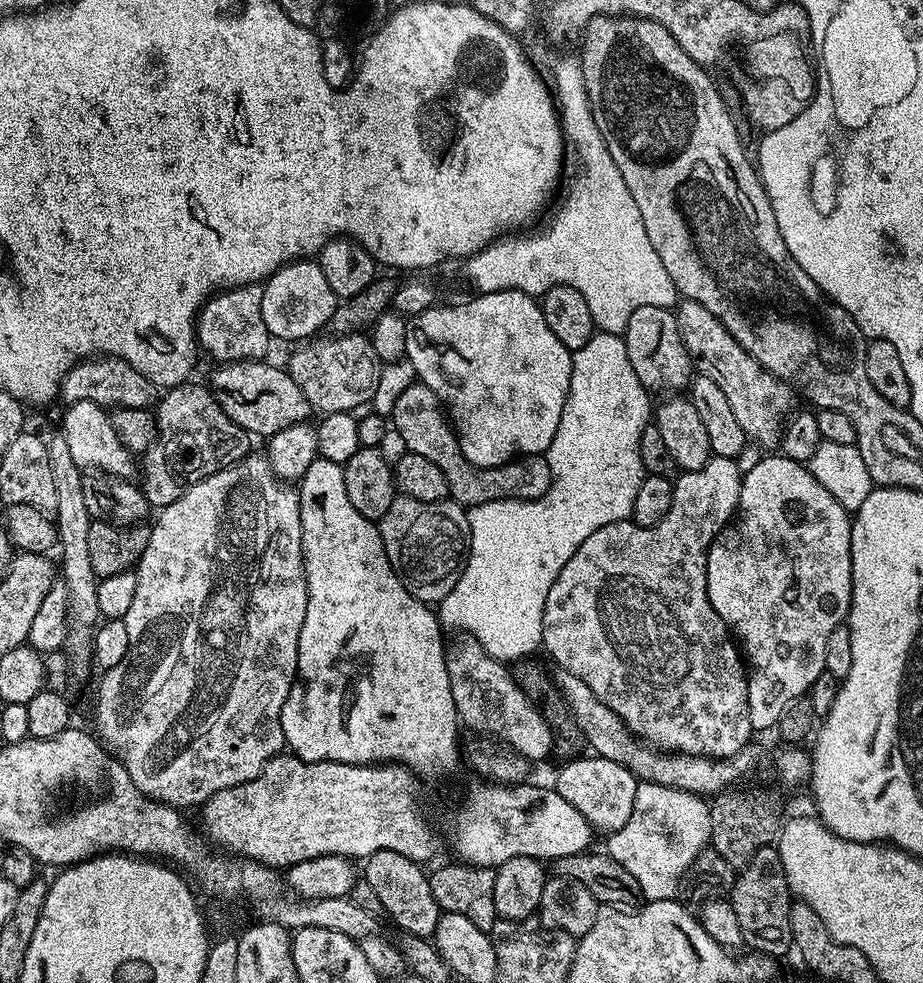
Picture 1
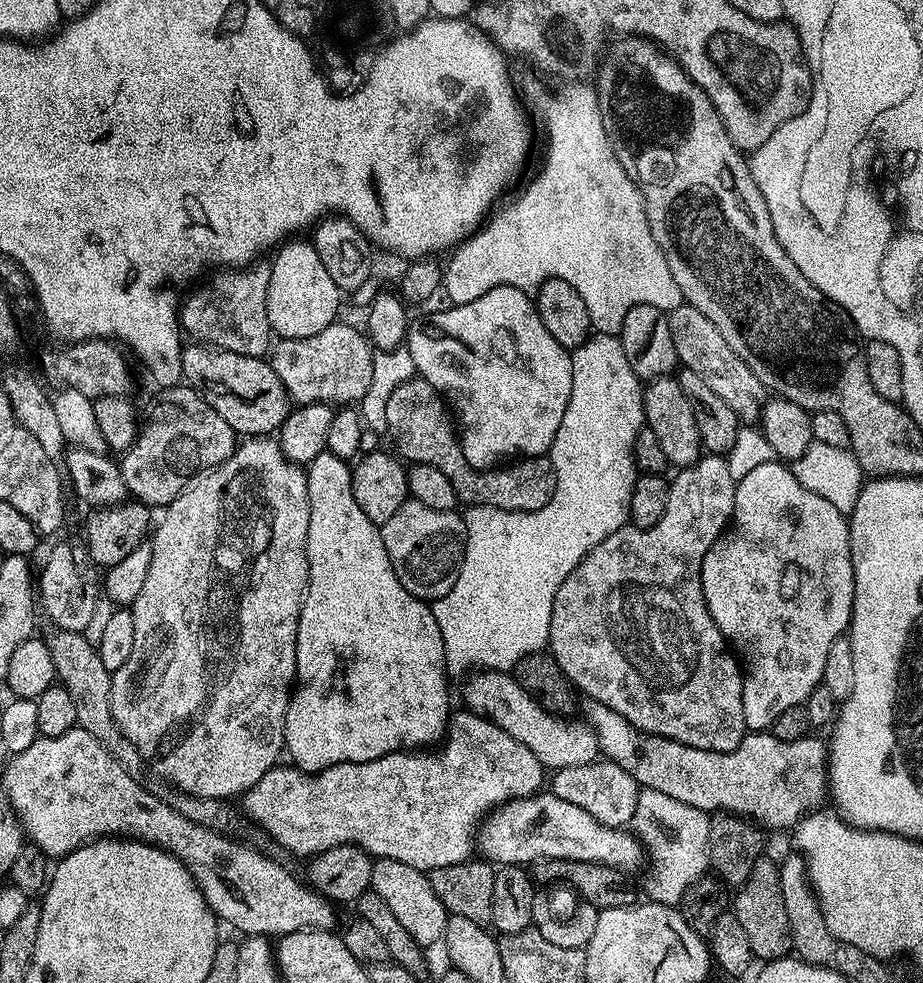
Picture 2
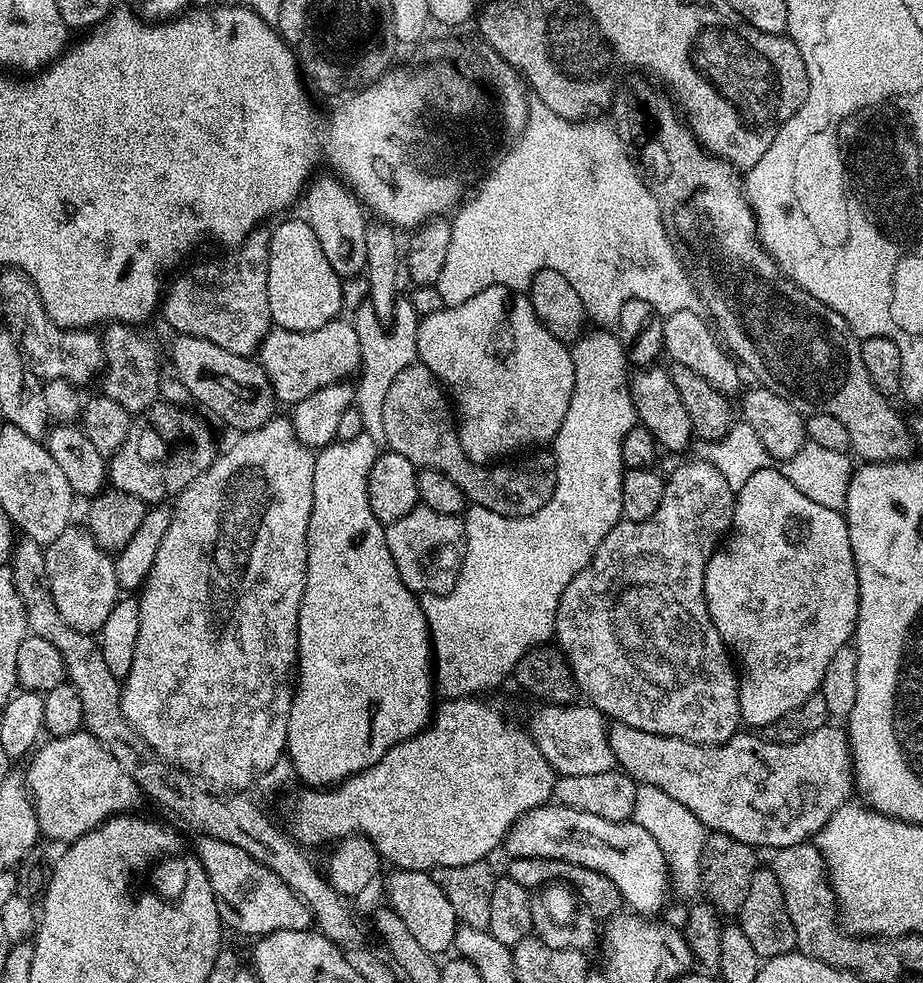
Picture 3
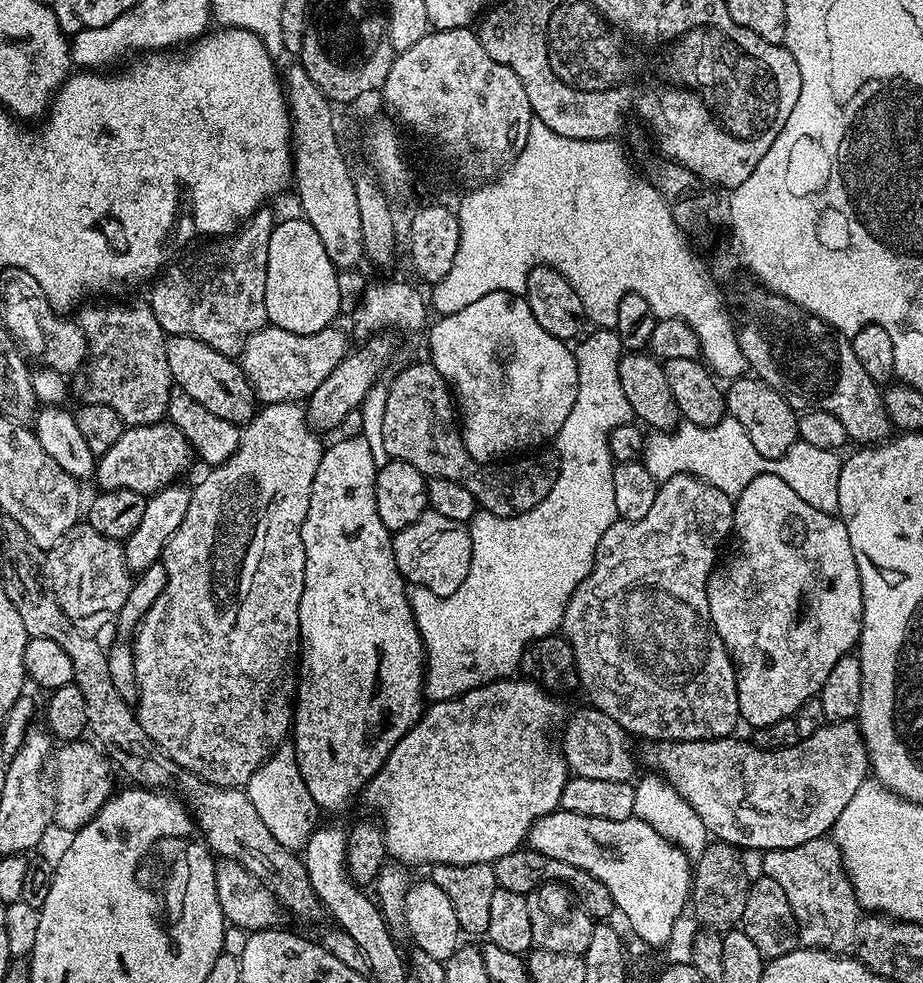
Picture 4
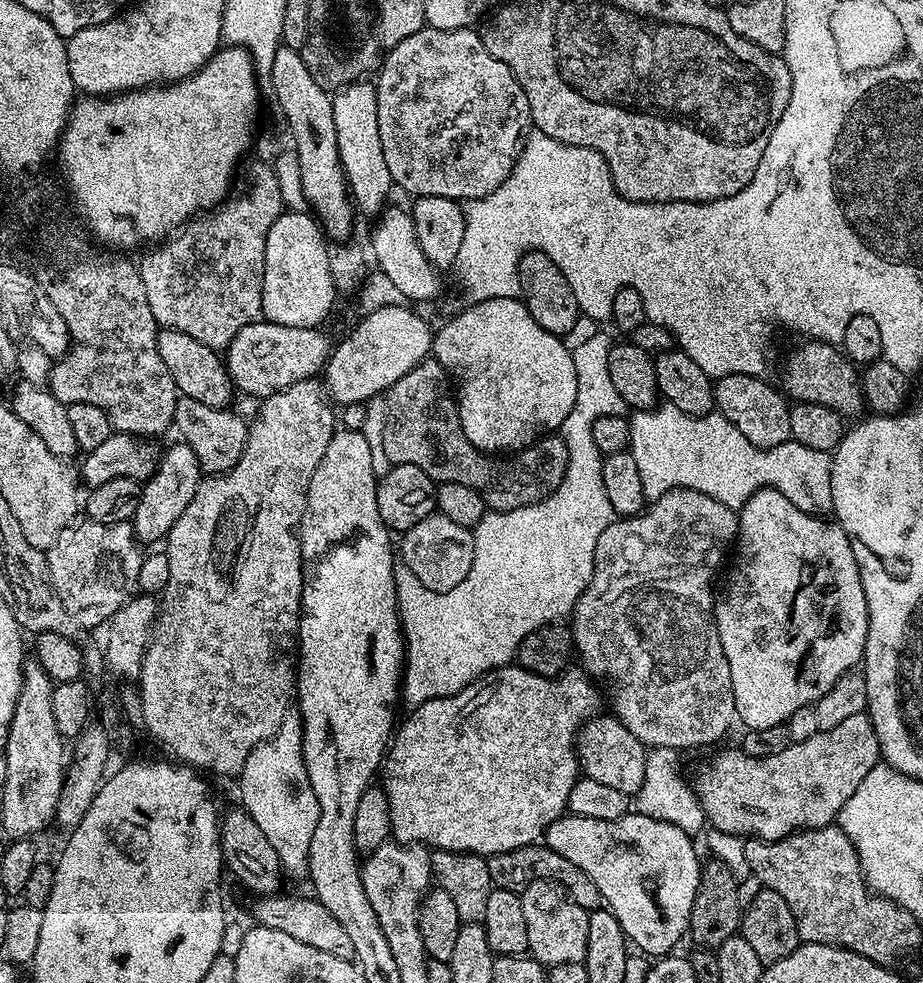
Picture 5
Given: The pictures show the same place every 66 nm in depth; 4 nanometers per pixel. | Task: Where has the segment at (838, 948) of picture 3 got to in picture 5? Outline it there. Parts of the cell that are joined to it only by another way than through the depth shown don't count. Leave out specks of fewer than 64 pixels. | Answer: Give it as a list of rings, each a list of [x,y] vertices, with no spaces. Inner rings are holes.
[[[829,826],[827,828],[814,828],[811,830],[805,830],[797,834],[789,836],[785,840],[774,840],[771,842],[765,842],[755,838],[749,839],[744,845],[744,859],[751,862],[752,860],[756,864],[760,864],[760,884],[767,888],[774,889],[778,894],[782,894],[782,898],[786,898],[786,902],[790,906],[790,910],[794,914],[796,919],[796,925],[798,926],[798,934],[801,941],[806,944],[835,944],[837,946],[843,946],[849,948],[852,944],[856,944],[856,898],[858,895],[865,891],[865,884],[863,877],[860,874],[860,864],[856,861],[856,851],[852,845],[851,840],[845,835],[844,831],[838,826]]]

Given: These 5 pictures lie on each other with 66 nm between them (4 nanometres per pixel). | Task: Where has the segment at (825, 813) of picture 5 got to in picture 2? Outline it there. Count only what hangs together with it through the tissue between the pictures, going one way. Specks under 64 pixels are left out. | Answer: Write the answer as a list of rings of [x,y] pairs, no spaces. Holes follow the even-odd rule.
[[[581,699],[578,712],[596,736],[600,752],[622,766],[641,789],[662,790],[662,794],[670,794],[703,812],[716,814],[725,810],[755,818],[765,829],[791,829],[826,800],[826,744],[815,740],[815,735],[786,742],[768,730],[752,732],[734,750],[711,752],[641,732],[626,722],[618,710],[610,710],[610,706],[597,700]]]

